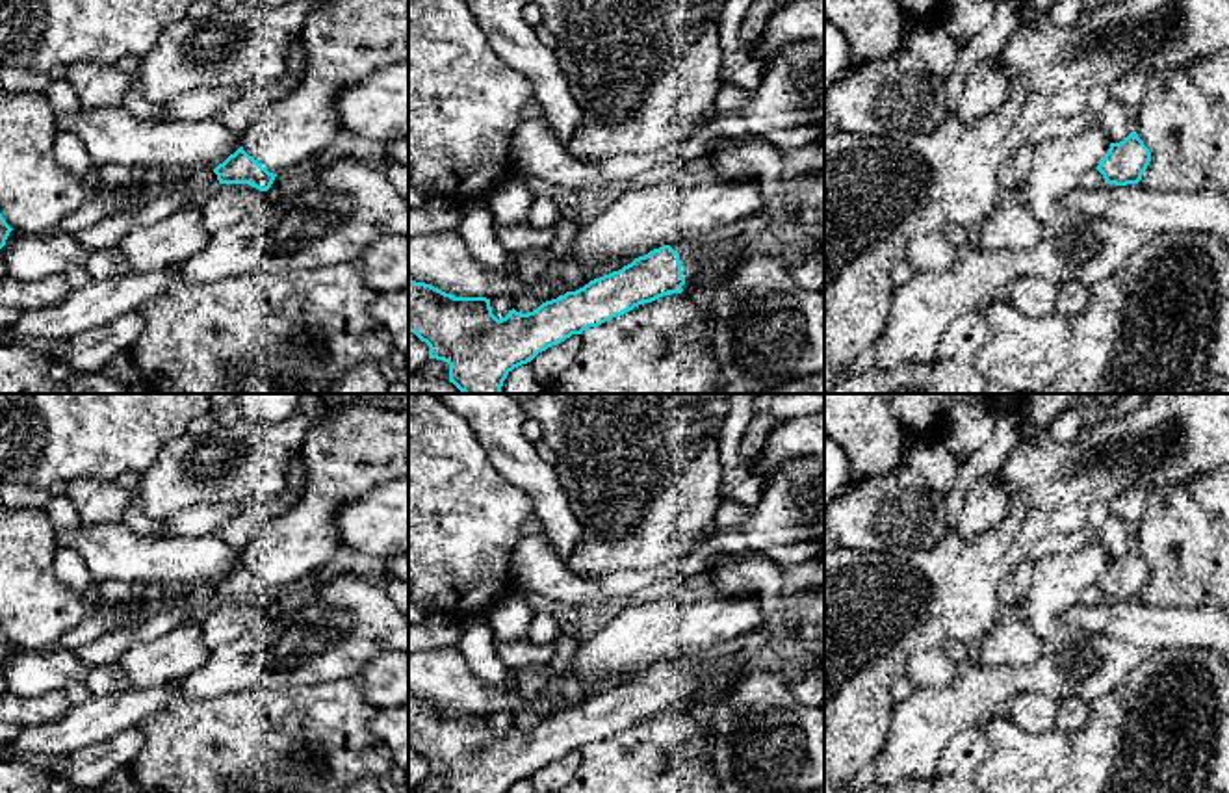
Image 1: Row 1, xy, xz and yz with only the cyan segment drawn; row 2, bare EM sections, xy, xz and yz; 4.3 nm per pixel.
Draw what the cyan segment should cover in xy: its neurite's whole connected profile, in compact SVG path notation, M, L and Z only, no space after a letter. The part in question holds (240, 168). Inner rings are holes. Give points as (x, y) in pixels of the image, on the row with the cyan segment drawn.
M323 0L308 13L299 37L306 54L301 84L288 97L260 108L241 147L213 169L219 184L267 191L278 173L312 163L345 130L336 113L340 89L388 65L408 63L408 0Z

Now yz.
M1131 132L1123 141L1110 143L1108 152L1095 169L1103 175L1105 184L1127 186L1142 180L1149 162L1149 149Z

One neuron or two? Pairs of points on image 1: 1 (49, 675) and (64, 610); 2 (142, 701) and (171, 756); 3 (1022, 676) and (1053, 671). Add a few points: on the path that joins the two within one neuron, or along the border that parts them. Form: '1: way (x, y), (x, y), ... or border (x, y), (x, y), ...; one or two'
1: border (56, 645), (45, 650), (19, 650); two
2: border (188, 695), (177, 695), (134, 725); two
3: way (1029, 676), (1046, 676); one

